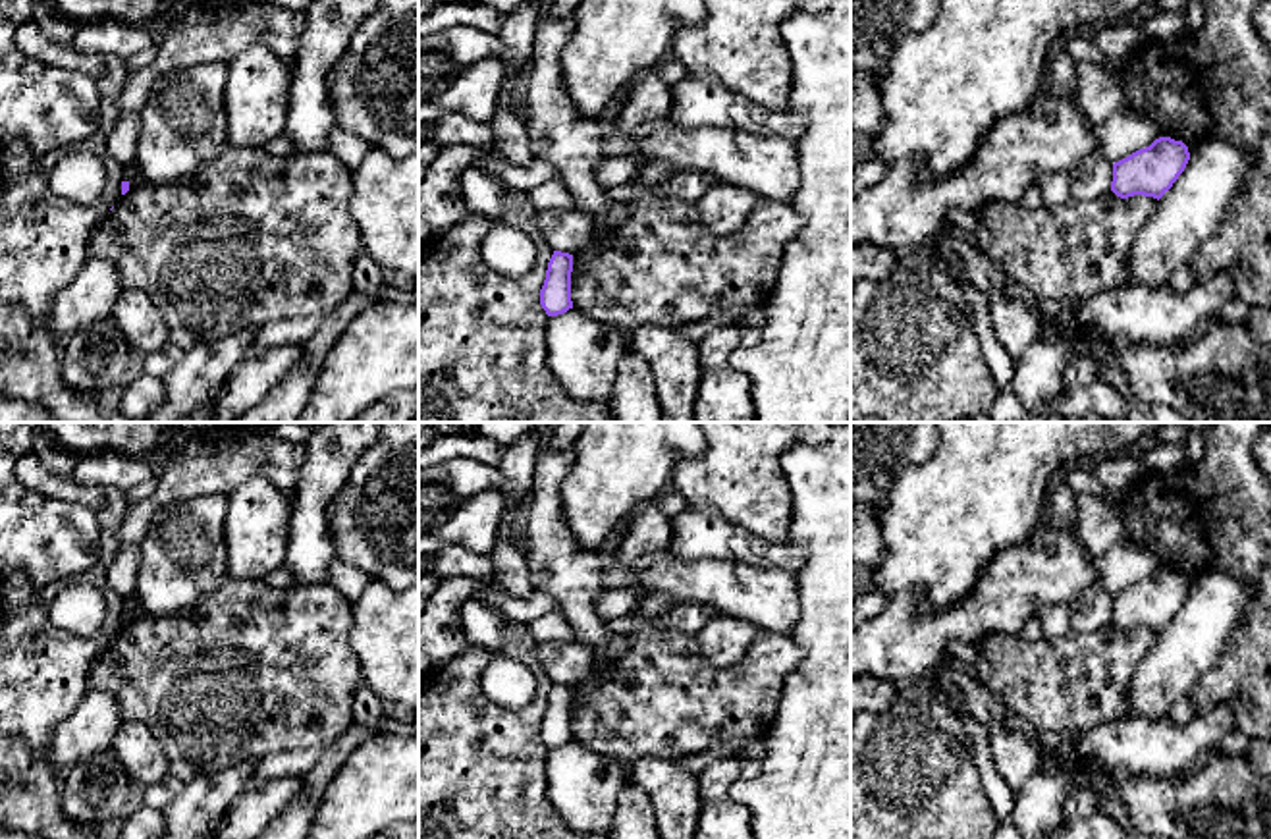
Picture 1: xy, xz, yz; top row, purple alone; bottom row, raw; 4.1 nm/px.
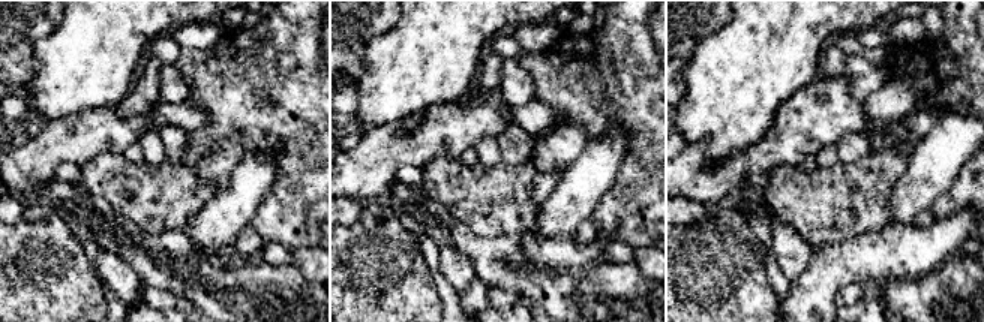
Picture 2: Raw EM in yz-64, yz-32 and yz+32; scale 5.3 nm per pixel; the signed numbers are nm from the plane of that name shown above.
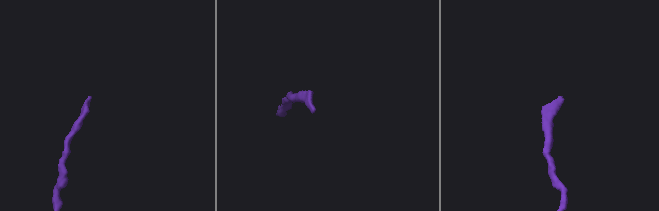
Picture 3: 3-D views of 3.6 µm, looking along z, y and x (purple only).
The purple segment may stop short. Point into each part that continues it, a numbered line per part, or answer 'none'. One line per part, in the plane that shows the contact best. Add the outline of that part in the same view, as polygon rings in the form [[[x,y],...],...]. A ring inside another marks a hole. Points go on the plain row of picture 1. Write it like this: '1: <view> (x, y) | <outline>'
none

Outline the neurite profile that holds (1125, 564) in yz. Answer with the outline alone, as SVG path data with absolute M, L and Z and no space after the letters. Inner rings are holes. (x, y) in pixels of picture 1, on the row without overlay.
M1146 538L1138 542L1117 540L1101 557L1095 559L1099 586L1111 596L1149 579L1159 569L1159 554Z

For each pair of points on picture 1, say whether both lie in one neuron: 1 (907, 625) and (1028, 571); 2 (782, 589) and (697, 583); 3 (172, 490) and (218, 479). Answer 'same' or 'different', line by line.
1: same
2: same
3: same

